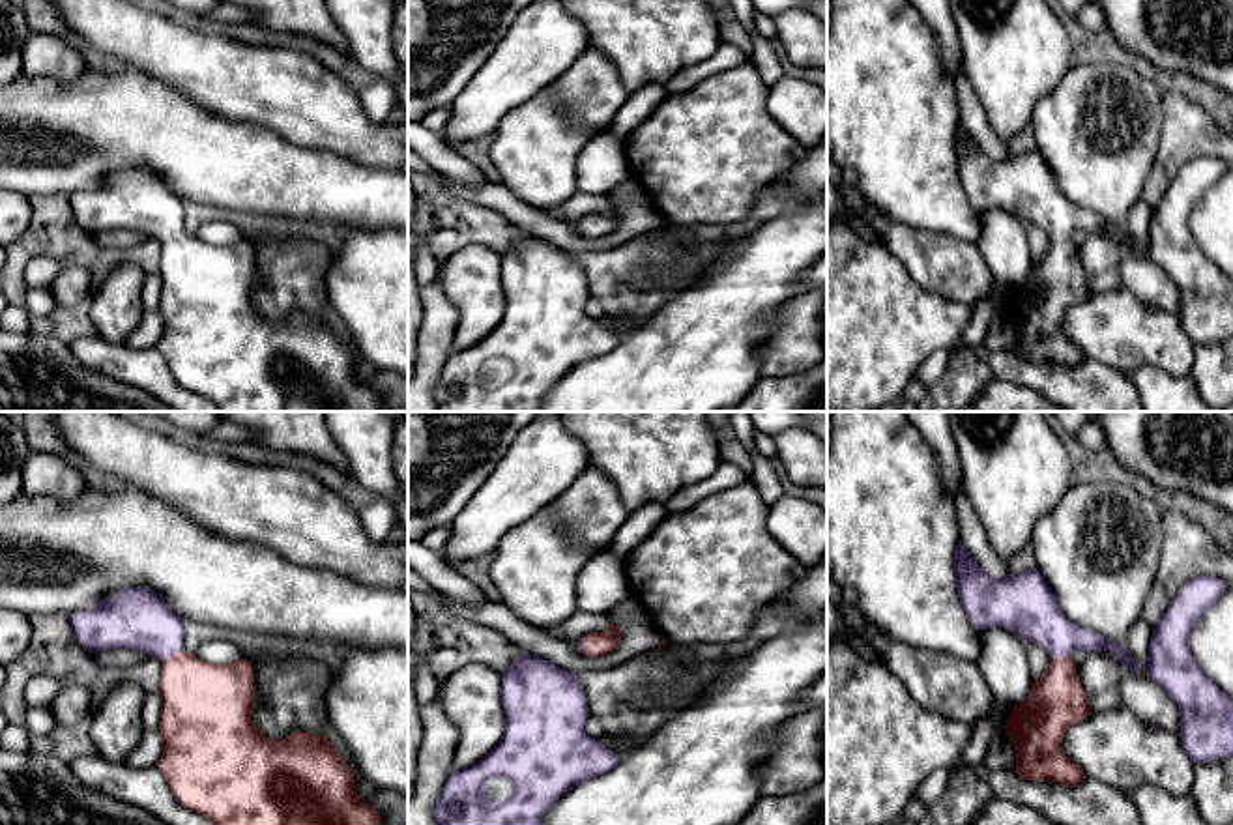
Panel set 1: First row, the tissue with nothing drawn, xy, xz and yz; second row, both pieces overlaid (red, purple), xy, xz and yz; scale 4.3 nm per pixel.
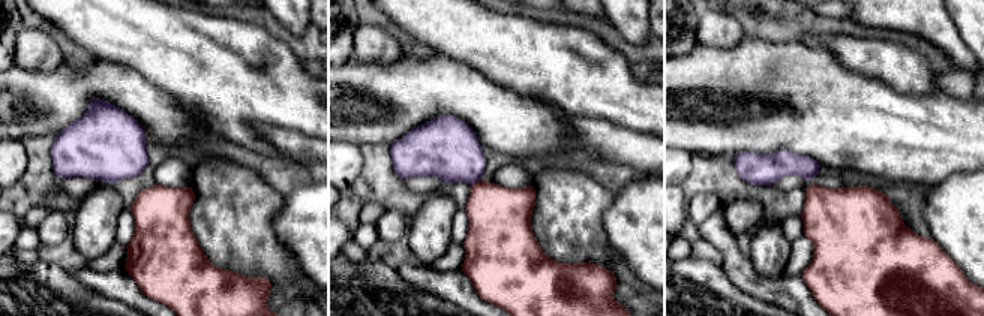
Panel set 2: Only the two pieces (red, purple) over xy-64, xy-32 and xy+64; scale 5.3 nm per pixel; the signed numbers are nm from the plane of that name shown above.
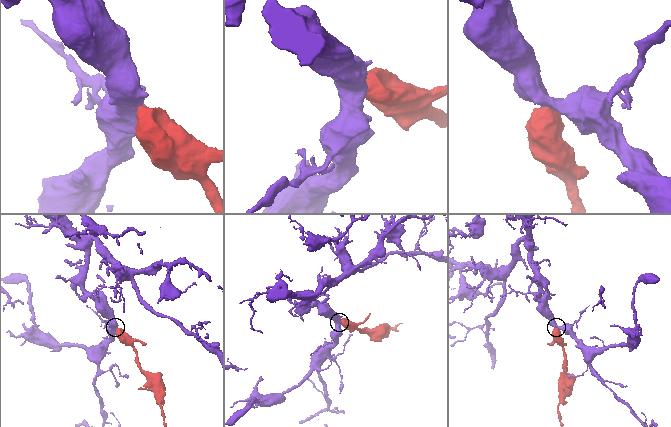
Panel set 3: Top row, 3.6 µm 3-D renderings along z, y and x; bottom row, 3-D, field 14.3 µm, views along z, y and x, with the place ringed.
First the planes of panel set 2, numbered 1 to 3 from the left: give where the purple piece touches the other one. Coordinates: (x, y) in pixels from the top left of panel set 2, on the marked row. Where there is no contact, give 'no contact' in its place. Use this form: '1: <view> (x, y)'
1: no contact
2: xy-32 (476, 181)
3: no contact

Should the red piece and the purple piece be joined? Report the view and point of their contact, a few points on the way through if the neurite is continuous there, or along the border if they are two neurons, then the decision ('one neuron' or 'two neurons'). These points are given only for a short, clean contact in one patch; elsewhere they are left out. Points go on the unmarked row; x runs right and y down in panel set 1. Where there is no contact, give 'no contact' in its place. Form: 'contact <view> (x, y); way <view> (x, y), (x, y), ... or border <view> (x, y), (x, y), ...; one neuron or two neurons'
contact xy (171, 236); way xy (203, 285), (171, 236), (137, 199); one neuron

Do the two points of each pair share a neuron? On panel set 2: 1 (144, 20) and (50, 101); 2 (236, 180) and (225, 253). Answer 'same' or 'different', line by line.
1: different
2: same

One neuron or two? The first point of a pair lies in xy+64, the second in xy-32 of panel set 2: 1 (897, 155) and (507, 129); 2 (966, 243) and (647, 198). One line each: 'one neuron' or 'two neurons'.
1: one neuron
2: one neuron

